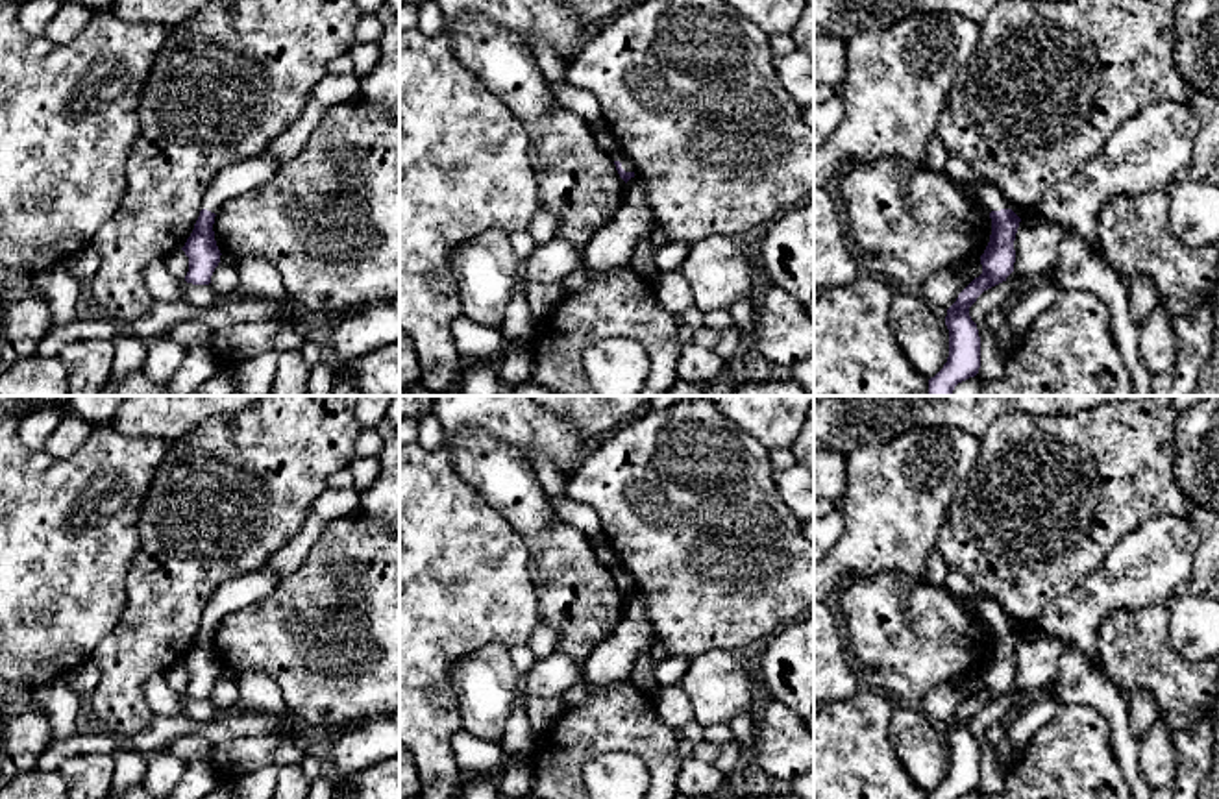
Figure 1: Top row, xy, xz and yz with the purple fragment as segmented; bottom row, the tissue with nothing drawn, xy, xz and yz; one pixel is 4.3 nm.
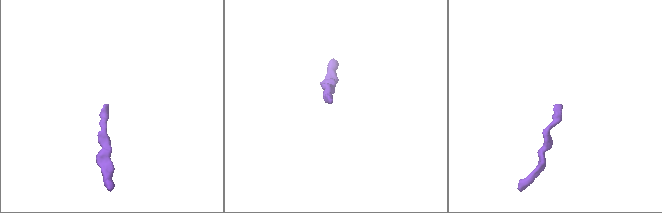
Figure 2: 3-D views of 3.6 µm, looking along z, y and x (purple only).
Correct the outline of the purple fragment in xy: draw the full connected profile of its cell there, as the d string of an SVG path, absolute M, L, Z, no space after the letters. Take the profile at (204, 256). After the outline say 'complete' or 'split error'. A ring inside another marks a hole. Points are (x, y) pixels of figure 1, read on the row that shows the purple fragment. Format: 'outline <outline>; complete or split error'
outline M266 148L263 154L248 161L224 168L211 181L203 196L202 211L194 224L194 229L181 248L189 257L189 272L185 276L187 283L209 285L211 276L220 263L222 253L216 246L213 231L218 209L240 191L253 189L272 179L277 168L279 161L270 152L270 148Z; split error

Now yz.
outline M977 181L977 187L979 202L991 218L991 235L980 255L982 274L975 277L947 309L949 357L943 368L929 379L929 396L953 396L958 383L979 374L980 337L977 324L969 316L969 307L984 290L1006 281L1014 272L1014 240L1021 218L1008 207L993 183Z; split error

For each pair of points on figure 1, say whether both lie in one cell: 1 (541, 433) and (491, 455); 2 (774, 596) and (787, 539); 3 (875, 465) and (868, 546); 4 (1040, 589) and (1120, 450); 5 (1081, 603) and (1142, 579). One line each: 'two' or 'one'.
1: two
2: one
3: one
4: one
5: one

